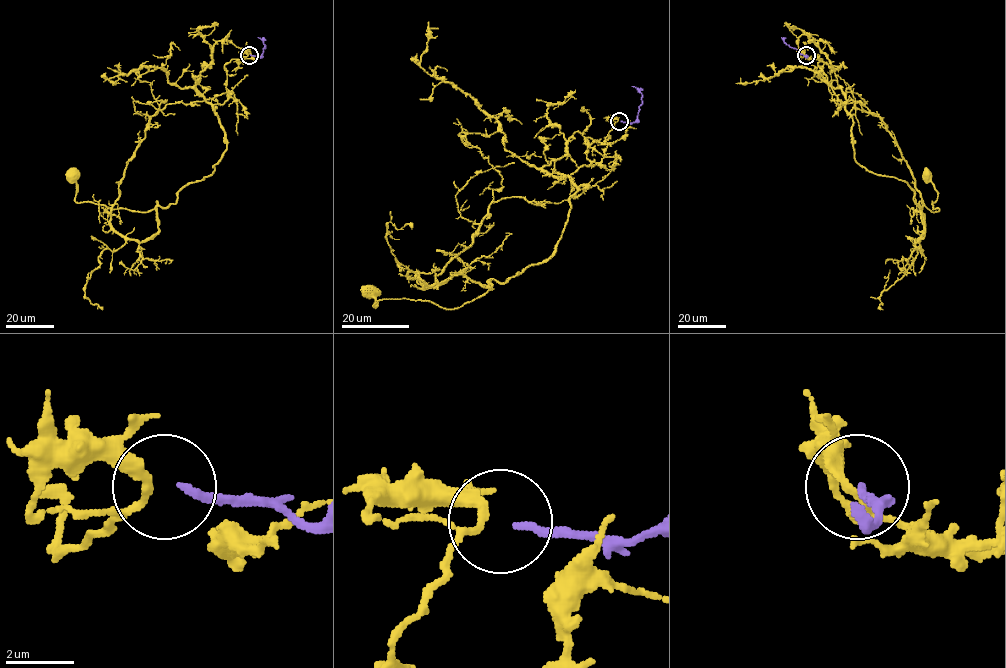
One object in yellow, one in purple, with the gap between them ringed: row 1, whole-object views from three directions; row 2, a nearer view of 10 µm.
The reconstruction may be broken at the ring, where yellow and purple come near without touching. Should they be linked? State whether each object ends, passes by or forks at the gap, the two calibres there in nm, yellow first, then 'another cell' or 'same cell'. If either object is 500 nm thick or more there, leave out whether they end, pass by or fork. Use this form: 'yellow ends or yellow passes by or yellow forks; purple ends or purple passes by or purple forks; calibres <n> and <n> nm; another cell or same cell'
yellow passes by; purple ends; calibres 240 and 220 nm; another cell

